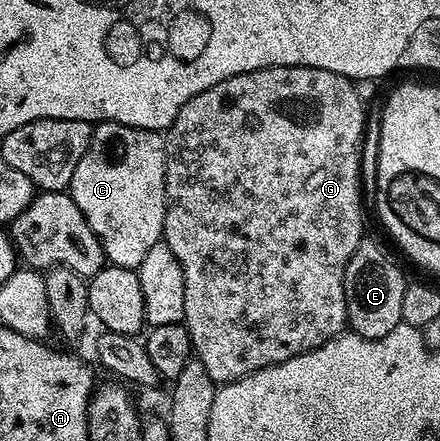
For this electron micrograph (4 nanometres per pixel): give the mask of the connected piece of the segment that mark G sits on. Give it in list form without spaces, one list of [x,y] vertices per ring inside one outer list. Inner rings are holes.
[[[287,65],[286,67],[266,67],[258,71],[246,71],[242,75],[234,75],[230,79],[222,79],[222,83],[214,83],[206,91],[194,95],[178,111],[174,123],[166,130],[164,137],[164,236],[162,240],[174,251],[174,259],[182,263],[182,275],[186,279],[186,311],[184,312],[183,324],[188,329],[192,340],[192,351],[195,360],[206,367],[206,375],[217,383],[237,381],[248,377],[254,371],[262,371],[271,365],[282,363],[294,355],[302,355],[311,349],[317,349],[326,344],[330,339],[340,336],[345,332],[348,323],[348,312],[346,311],[346,295],[344,294],[344,269],[350,263],[354,251],[359,247],[360,242],[365,240],[364,233],[364,205],[360,202],[360,144],[364,141],[364,105],[356,94],[357,86],[351,80],[334,71],[322,71],[314,67],[302,67],[301,65]]]

